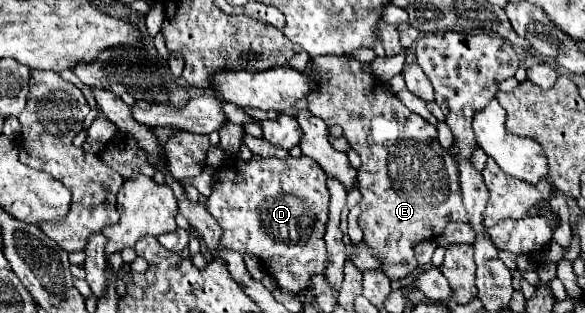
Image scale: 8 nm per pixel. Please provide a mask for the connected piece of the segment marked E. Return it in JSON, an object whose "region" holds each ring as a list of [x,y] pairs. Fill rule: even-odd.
{"region":[[[325,55],[315,57],[311,75],[319,77],[319,91],[307,95],[309,111],[323,119],[329,127],[331,123],[339,123],[343,127],[343,137],[349,145],[359,153],[361,167],[359,167],[359,191],[361,191],[361,215],[359,227],[365,235],[365,243],[375,251],[377,257],[383,259],[383,273],[389,279],[403,279],[415,267],[417,261],[413,257],[413,247],[423,239],[433,239],[443,233],[449,223],[463,221],[467,223],[469,215],[465,215],[465,207],[461,203],[461,189],[459,189],[459,175],[457,163],[447,149],[443,149],[437,141],[437,127],[427,123],[417,113],[409,111],[397,95],[393,95],[385,85],[369,71],[363,69],[359,61],[353,57],[339,57],[339,55]]]}

